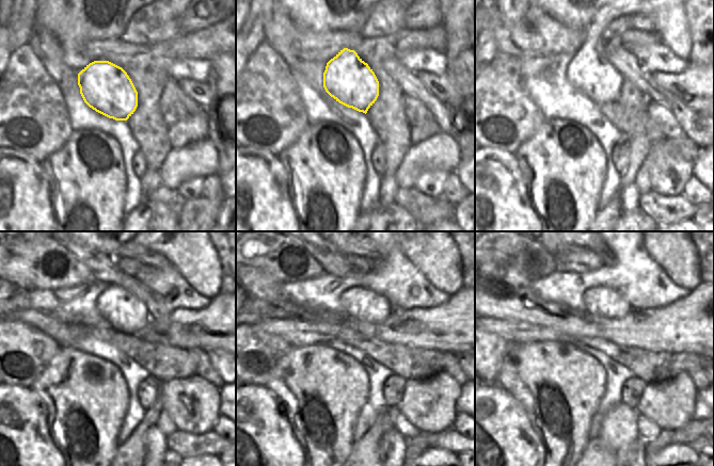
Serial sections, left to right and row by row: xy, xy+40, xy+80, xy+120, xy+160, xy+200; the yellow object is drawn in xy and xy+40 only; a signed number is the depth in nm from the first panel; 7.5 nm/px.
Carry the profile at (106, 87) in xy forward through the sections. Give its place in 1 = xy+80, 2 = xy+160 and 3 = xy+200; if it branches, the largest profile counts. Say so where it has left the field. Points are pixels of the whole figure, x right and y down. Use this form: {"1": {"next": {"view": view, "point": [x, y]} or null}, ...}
{"1": {"next": {"view": "xy+80", "point": [589, 71]}}, "2": {"next": {"view": "xy+160", "point": [359, 303]}}, "3": {"next": {"view": "xy+200", "point": [606, 302]}}}

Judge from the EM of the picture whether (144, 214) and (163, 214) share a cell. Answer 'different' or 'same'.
same

